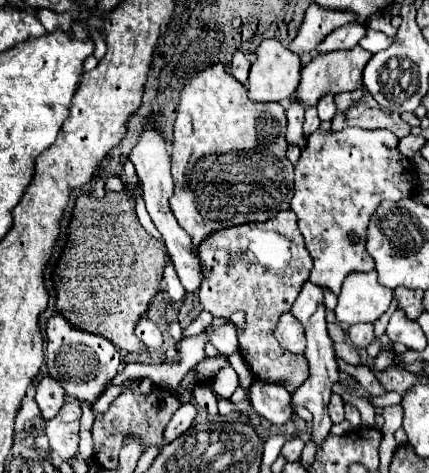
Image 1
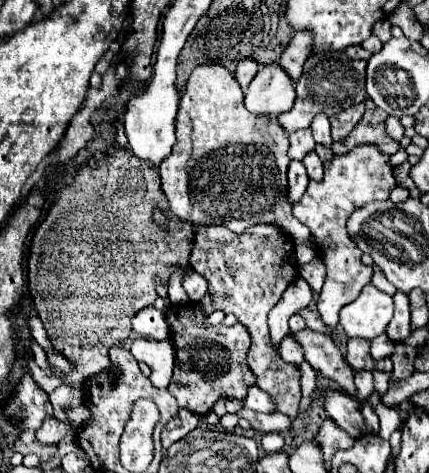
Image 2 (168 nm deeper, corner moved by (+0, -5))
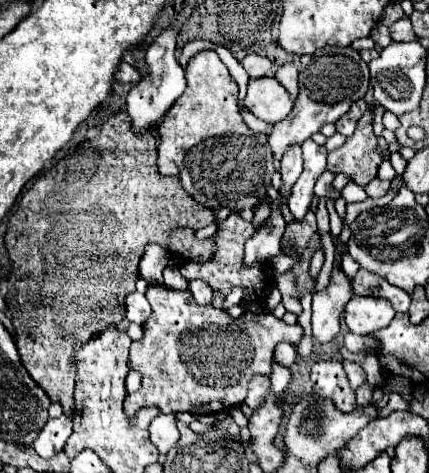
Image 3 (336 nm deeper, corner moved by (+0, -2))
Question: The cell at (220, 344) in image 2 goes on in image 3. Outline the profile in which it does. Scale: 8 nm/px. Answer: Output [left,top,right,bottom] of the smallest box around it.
[124,284,304,420]

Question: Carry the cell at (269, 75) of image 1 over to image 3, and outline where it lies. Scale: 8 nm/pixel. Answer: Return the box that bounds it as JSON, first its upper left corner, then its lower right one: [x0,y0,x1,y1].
[244,76,294,122]

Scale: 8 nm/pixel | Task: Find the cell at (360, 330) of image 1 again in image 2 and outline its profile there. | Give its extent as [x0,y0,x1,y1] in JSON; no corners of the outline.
[346,339,393,371]

